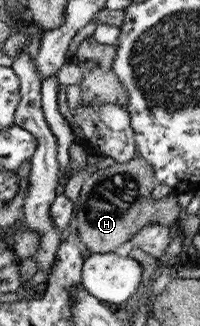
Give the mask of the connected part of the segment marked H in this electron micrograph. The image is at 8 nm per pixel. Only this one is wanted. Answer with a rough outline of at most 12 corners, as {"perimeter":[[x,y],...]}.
{"perimeter":[[137,156],[88,175],[73,204],[82,246],[110,253],[146,224],[170,227]]}

